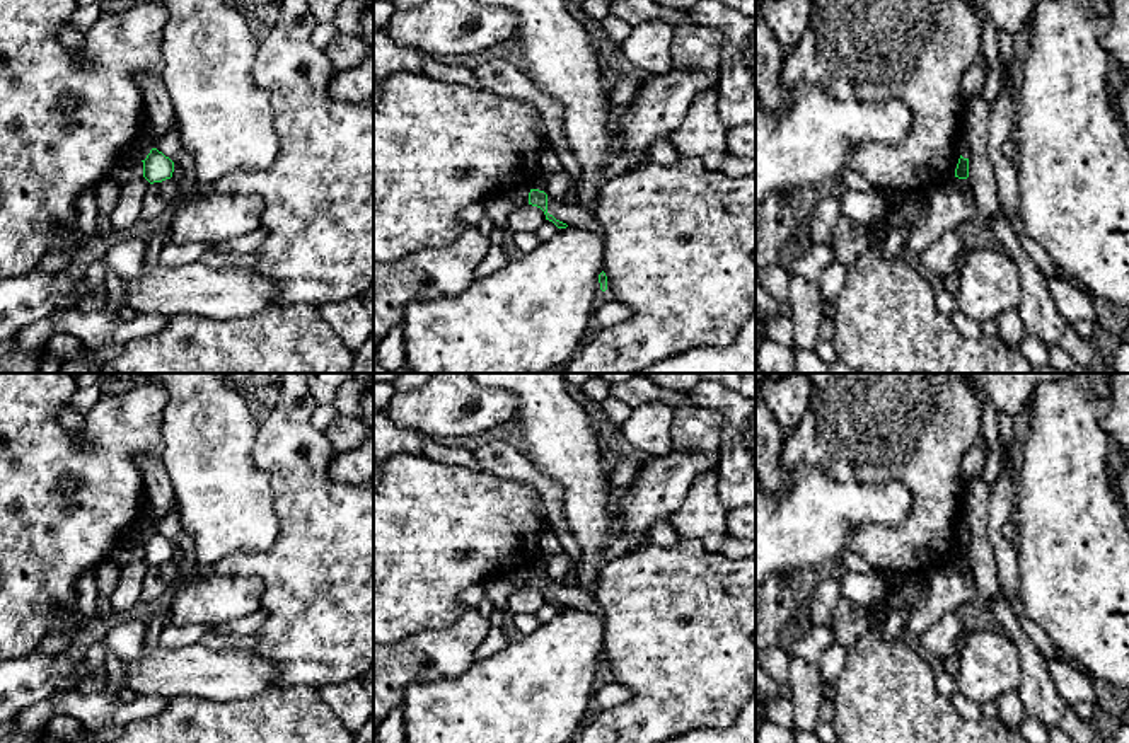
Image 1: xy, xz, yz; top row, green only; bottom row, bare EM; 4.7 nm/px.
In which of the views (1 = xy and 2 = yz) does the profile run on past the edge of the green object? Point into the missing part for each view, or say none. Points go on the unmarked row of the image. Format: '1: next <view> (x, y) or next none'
1: next none
2: next none

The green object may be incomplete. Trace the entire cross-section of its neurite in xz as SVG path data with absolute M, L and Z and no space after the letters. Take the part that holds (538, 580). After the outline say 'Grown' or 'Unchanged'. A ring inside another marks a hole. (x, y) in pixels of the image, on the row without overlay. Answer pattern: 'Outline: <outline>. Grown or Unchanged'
Outline: M530 571L529 586L541 590L546 596L546 602L553 603L558 610L568 608L566 605L556 602L553 596L547 595L547 576L544 573Z. Unchanged

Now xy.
Outline: M152 530L143 544L143 559L153 566L172 559L174 544L157 530Z. Unchanged

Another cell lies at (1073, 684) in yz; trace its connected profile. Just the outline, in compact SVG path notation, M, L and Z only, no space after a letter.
M1047 659L1047 670L1057 692L1071 707L1080 700L1098 706L1100 694L1095 688L1095 680L1080 666L1066 659Z

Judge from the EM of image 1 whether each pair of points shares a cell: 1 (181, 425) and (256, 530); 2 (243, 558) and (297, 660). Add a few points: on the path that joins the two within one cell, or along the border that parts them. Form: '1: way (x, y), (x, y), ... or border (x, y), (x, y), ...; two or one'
1: way (207, 450), (212, 457), (214, 479), (231, 505); one
2: way (270, 575), (297, 602), (297, 633); one

